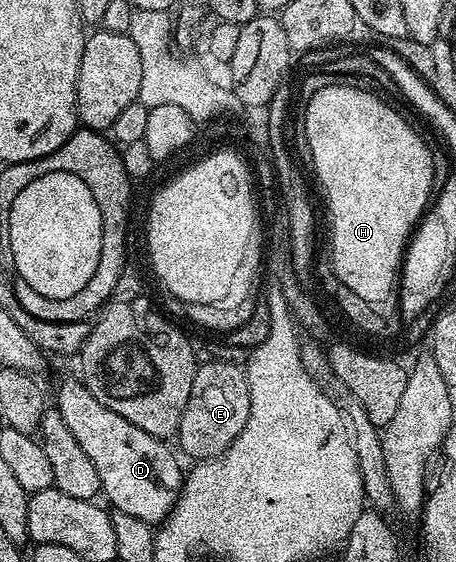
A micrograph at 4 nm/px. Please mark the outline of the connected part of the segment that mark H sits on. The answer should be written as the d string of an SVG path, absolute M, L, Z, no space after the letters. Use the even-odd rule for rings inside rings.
M336 86L319 90L304 105L305 140L329 199L327 220L333 236L333 272L342 285L368 304L384 304L387 297L394 295L406 245L431 204L433 152L393 107L390 101L366 90Z

